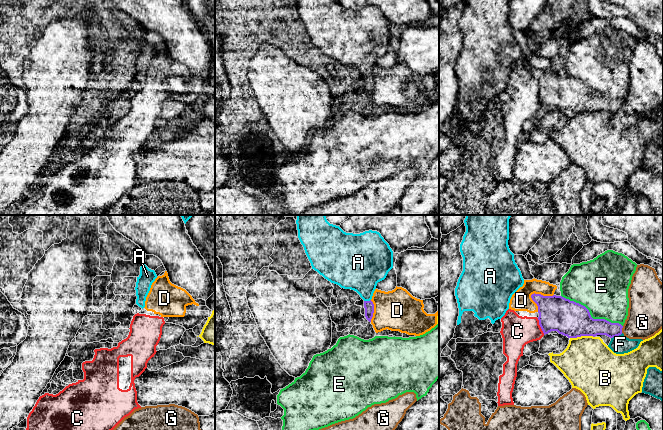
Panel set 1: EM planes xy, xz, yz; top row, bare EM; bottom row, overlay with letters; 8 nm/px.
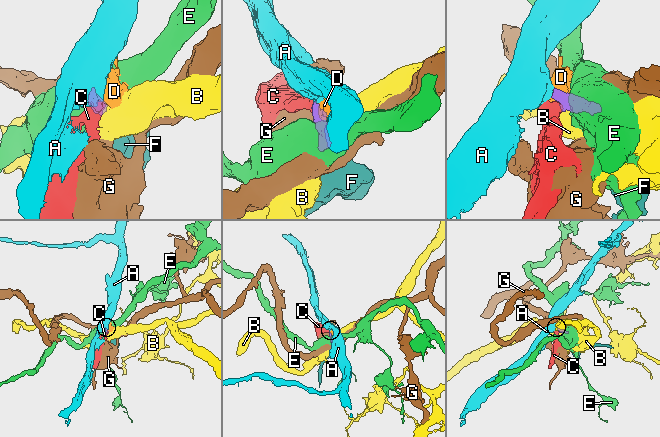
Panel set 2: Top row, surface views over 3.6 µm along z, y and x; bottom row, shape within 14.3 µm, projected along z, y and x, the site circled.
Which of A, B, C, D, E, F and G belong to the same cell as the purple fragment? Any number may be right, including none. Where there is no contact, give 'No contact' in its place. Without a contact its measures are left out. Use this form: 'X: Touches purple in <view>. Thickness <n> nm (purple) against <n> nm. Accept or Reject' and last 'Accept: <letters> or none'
A: Touches purple in xz. Thickness 80 nm (purple) against 320 nm. Accept
B: Touches purple in yz. Thickness 280 nm (purple) against 420 nm. Reject
C: Touches purple in yz. Thickness 280 nm (purple) against 260 nm. Reject
D: Touches purple in yz. Thickness 280 nm (purple) against 170 nm. Reject
E: Touches purple in yz. Thickness 280 nm (purple) against 420 nm. Reject
F: Touches purple in yz. Thickness 160 nm (purple) against 150 nm. Accept
G: Touches purple in yz. Thickness 140 nm (purple) against 320 nm. Reject
Accept: A, F

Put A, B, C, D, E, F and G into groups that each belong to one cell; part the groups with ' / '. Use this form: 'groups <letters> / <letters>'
groups A F / B / C D / E / G

